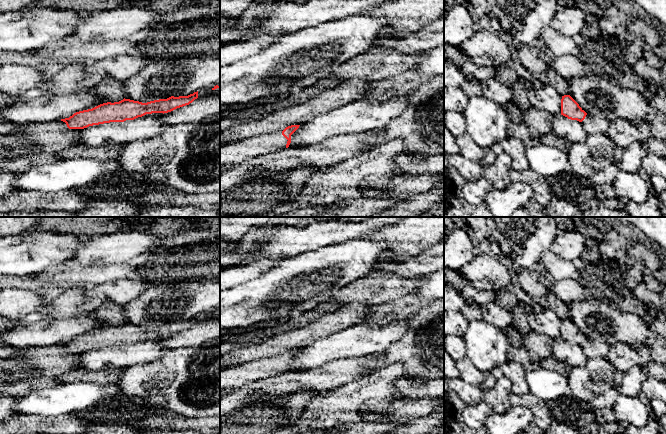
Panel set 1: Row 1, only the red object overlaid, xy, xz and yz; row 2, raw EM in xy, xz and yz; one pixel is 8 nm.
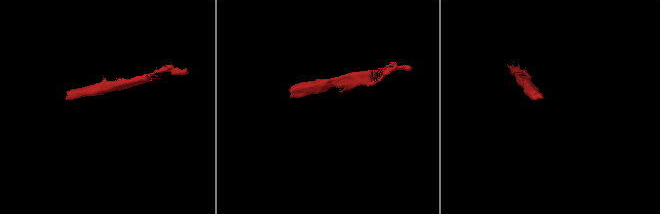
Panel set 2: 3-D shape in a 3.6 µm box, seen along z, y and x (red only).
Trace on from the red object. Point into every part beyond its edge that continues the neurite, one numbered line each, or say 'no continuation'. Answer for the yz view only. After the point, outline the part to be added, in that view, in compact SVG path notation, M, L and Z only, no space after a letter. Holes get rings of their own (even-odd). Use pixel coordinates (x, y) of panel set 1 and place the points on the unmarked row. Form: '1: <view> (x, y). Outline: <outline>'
no continuation

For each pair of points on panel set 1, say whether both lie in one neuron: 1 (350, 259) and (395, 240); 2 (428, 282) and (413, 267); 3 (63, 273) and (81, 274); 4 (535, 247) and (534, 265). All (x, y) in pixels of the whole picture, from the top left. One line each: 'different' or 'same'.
1: different
2: different
3: same
4: same

